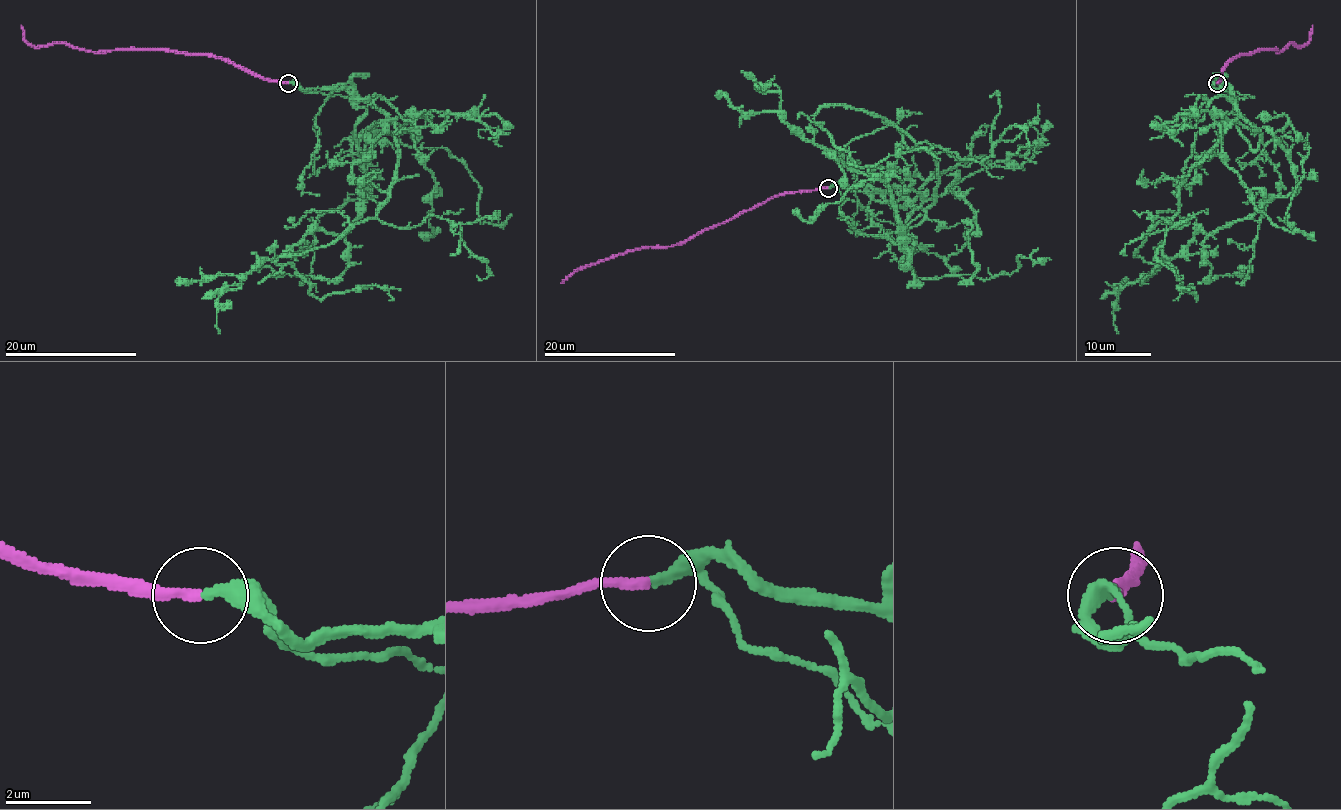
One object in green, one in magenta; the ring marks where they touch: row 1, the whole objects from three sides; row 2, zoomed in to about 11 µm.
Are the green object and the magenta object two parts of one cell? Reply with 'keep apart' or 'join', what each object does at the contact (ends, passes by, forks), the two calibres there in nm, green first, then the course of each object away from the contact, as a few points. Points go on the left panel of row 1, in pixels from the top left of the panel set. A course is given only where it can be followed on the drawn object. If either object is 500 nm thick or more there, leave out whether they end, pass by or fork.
join | green ends | magenta ends | 280/240 nm | green via (289, 83), (369, 100), (395, 129), (399, 159), (379, 212), (274, 262), (319, 298), (377, 285), (389, 300) | magenta via (288, 83), (263, 80), (208, 55), (165, 50), (87, 51), (64, 43), (32, 46), (24, 38), (21, 25)

